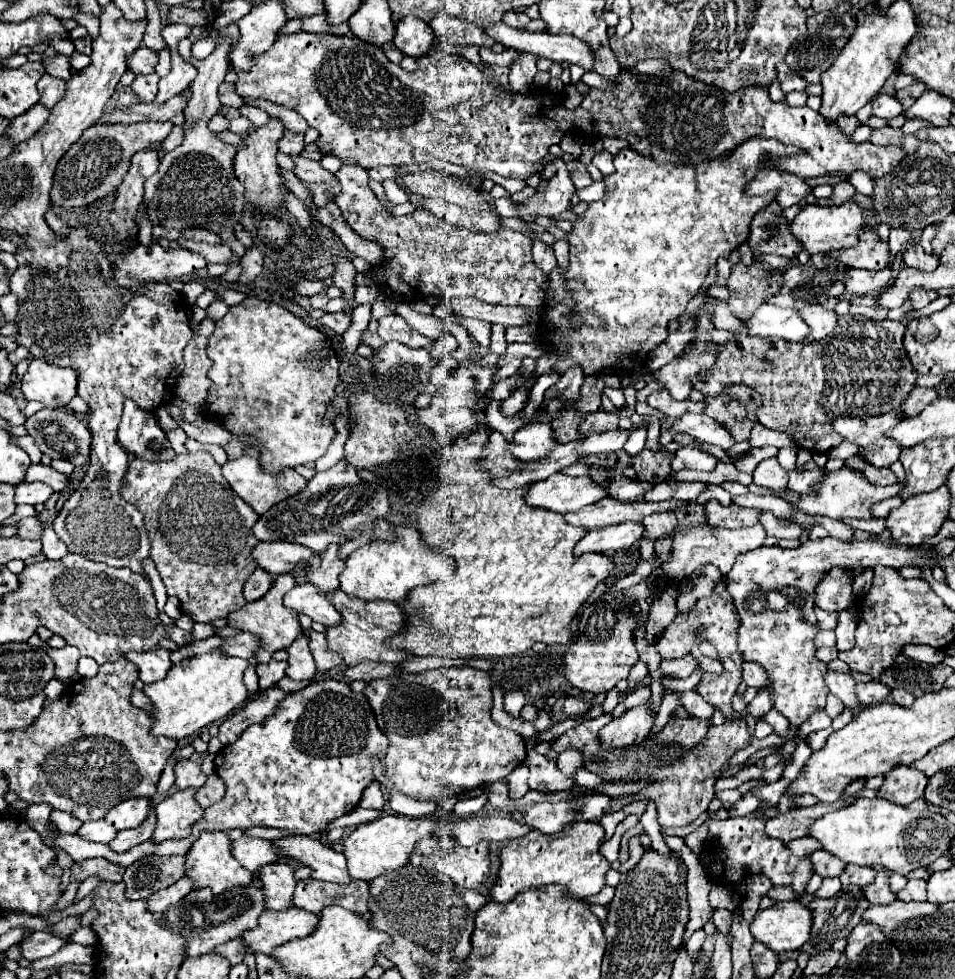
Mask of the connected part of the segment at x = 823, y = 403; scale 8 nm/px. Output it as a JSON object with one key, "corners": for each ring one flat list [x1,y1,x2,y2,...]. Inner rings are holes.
{"corners":[[839,316,835,332,809,346,737,334,727,344,717,344,715,358,709,372,691,380,693,388,707,396,719,396,727,386,747,384,763,400,755,412,757,420,769,430,787,432,799,448,809,452,829,452,843,442,831,428,835,416,893,412,917,380,917,372,903,352,903,322,865,316],[767,362,771,368,765,368]]}

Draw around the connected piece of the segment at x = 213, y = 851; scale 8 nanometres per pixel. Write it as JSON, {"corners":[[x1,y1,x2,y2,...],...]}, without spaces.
{"corners":[[203,832,199,840,195,840,185,856,185,876,193,882,195,888,211,888,213,894,221,894,235,886,249,886,253,874,239,866,239,862,231,856,231,840,223,832]]}

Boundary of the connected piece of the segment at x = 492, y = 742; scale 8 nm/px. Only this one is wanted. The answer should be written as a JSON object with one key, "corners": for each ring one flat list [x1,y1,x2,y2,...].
{"corners":[[463,664,455,668,427,670,421,674,389,676,367,682,363,694,375,712,377,726,389,738,389,748,385,752,387,776,393,780,395,788,409,798,435,802,443,794,459,794,493,784,507,778,527,756,523,738,491,720,491,680,483,670]]}

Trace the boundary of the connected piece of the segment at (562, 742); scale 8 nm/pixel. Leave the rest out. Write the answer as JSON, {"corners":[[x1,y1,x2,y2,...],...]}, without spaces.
{"corners":[[601,714,595,720,587,720,581,726,577,726,575,730,569,730,565,734,561,734,555,744,551,742,551,748,555,748,555,752,563,752,563,750,581,750,587,752,587,756,599,756,599,744,597,744,597,732,599,728,603,728,603,724,607,724,611,720,609,714]]}

